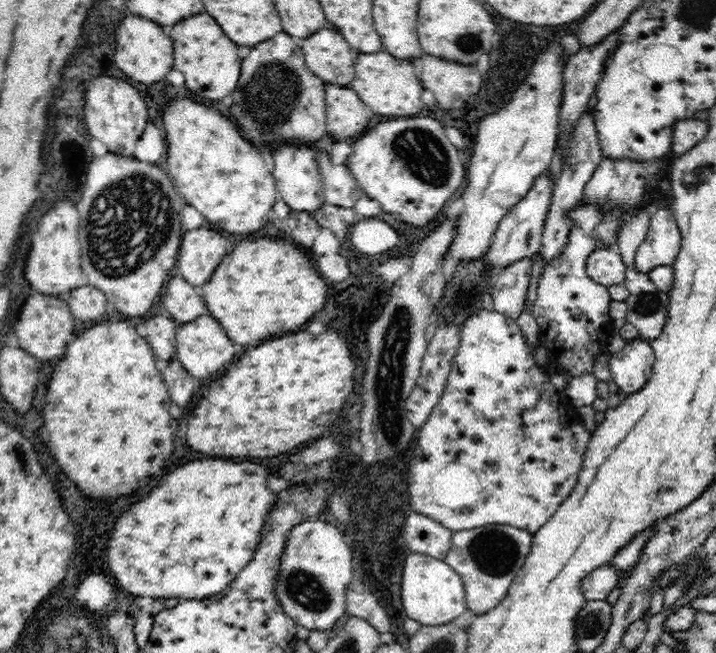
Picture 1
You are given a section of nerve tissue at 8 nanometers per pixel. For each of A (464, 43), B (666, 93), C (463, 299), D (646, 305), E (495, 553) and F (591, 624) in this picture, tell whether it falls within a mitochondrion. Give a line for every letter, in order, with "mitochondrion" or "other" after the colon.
A: mitochondrion
B: other
C: mitochondrion
D: mitochondrion
E: mitochondrion
F: mitochondrion

